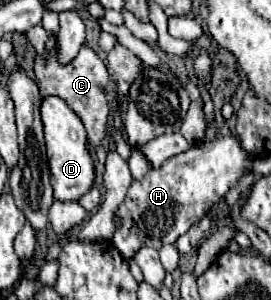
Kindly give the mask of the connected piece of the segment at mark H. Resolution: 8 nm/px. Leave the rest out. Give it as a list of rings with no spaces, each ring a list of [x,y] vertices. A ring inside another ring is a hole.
[[[218,137],[168,159],[160,169],[152,169],[142,181],[132,181],[124,203],[116,211],[122,225],[116,229],[112,243],[124,259],[132,259],[142,245],[160,249],[166,243],[176,243],[176,239],[198,223],[228,189],[238,185],[244,173],[252,171],[252,165],[254,159],[242,151],[236,137]]]

